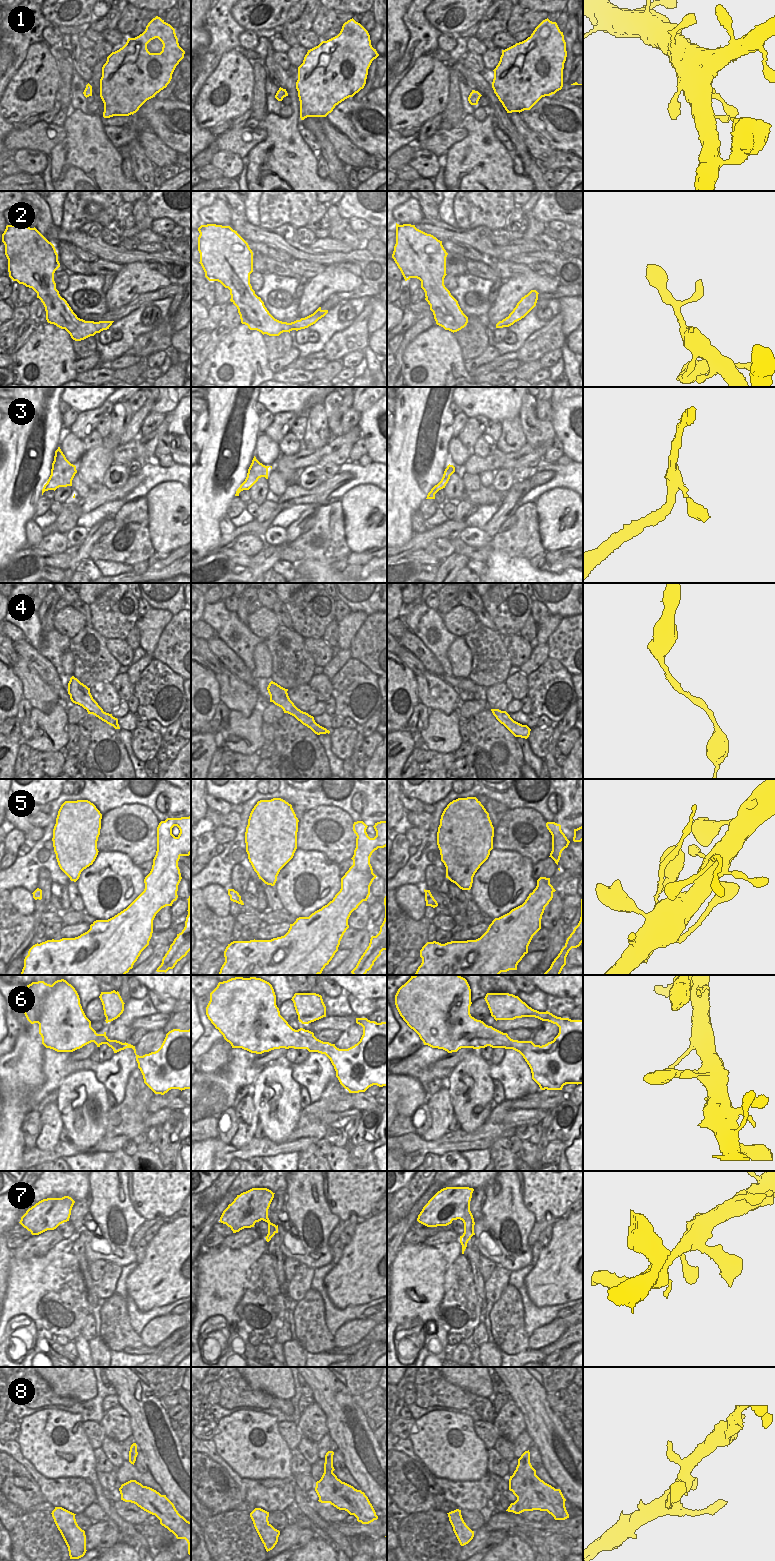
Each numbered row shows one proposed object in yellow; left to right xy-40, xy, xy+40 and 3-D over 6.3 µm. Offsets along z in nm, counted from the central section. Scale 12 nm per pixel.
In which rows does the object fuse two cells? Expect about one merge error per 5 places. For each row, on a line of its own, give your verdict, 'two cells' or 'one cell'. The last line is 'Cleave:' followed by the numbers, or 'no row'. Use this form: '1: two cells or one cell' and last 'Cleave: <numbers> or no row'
1: one cell
2: one cell
3: one cell
4: one cell
5: two cells
6: one cell
7: one cell
8: one cell
Cleave: 5

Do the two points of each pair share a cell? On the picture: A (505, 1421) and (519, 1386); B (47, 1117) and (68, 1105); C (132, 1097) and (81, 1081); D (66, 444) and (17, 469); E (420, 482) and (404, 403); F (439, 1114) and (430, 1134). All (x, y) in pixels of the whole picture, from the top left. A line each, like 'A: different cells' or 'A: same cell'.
A: different cells
B: different cells
C: different cells
D: different cells
E: same cell
F: same cell

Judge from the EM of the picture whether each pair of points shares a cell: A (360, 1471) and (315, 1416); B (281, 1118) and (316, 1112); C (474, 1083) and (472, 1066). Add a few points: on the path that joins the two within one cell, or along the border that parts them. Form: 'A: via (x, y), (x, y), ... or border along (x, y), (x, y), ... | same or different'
A: border along (320, 1409), (325, 1415), (325, 1425), (328, 1433) | different
B: border along (303, 1107), (298, 1123), (289, 1136) | different
C: via (474, 1079), (473, 1070) | same

